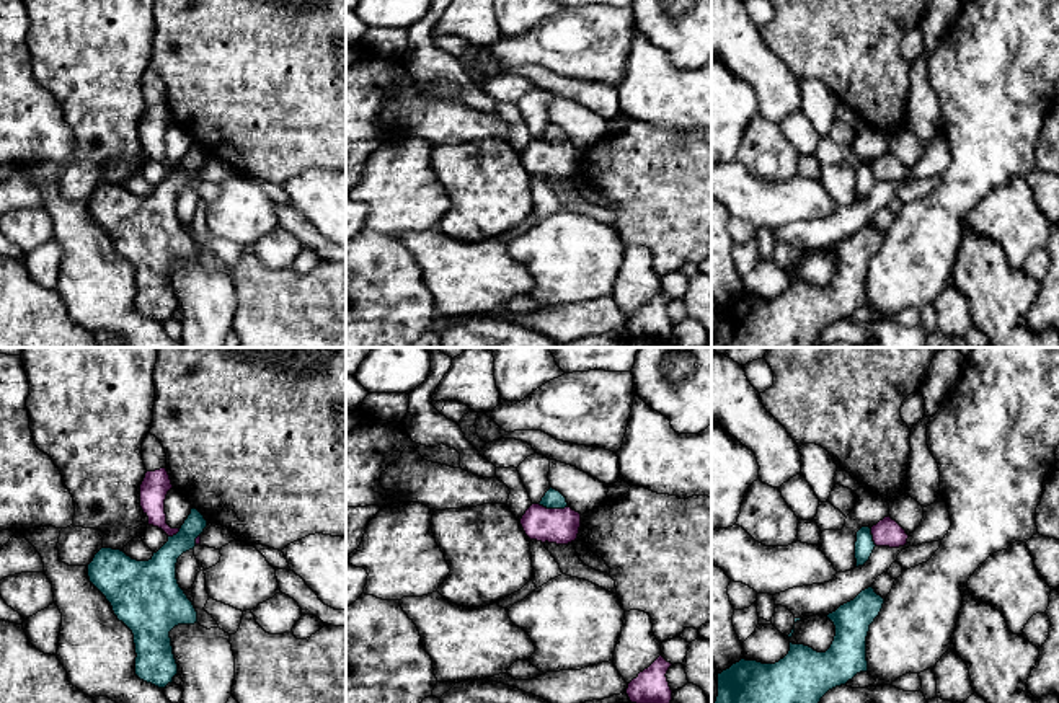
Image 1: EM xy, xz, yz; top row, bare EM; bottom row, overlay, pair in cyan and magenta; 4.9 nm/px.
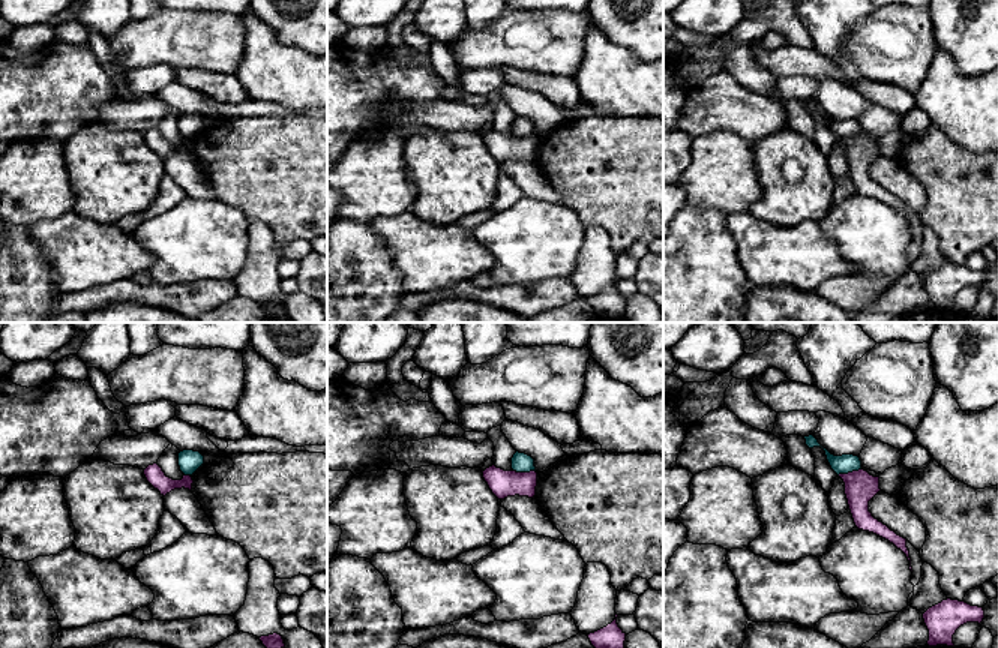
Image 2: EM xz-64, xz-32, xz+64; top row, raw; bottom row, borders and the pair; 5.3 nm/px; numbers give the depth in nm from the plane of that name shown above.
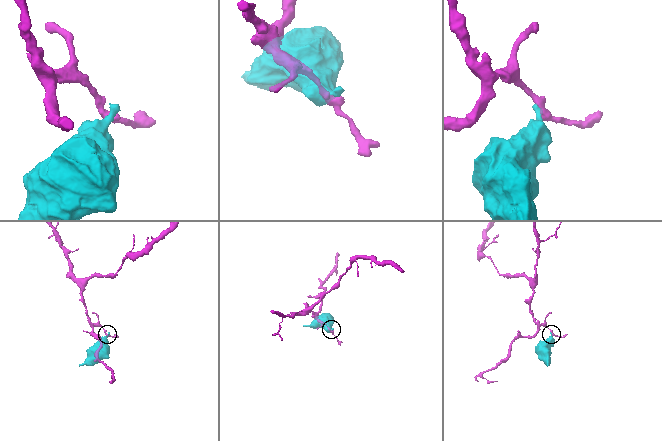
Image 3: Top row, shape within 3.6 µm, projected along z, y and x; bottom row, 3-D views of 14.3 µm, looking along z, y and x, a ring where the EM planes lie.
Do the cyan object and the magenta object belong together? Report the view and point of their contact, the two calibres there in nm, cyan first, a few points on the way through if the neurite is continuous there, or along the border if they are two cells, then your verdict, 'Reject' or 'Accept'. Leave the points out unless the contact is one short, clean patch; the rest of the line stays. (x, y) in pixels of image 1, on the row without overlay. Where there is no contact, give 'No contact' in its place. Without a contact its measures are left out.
Touches cyan at xz (553, 142). Thickness 100 nm (cyan) against 180 nm. Boundary: xz (539, 137), (547, 142), (567, 142). Reject

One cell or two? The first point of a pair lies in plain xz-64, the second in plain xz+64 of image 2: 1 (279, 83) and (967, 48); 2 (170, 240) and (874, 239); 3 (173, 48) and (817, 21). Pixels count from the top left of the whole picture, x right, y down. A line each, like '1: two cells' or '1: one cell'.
1: two cells
2: one cell
3: two cells

